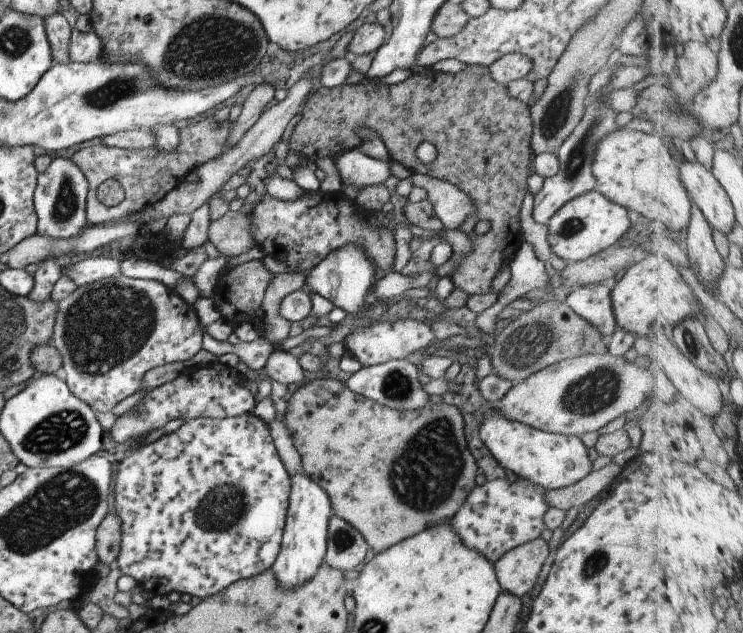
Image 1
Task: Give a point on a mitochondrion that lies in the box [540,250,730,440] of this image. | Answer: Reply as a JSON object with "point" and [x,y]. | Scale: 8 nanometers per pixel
{"point":[595,391]}

